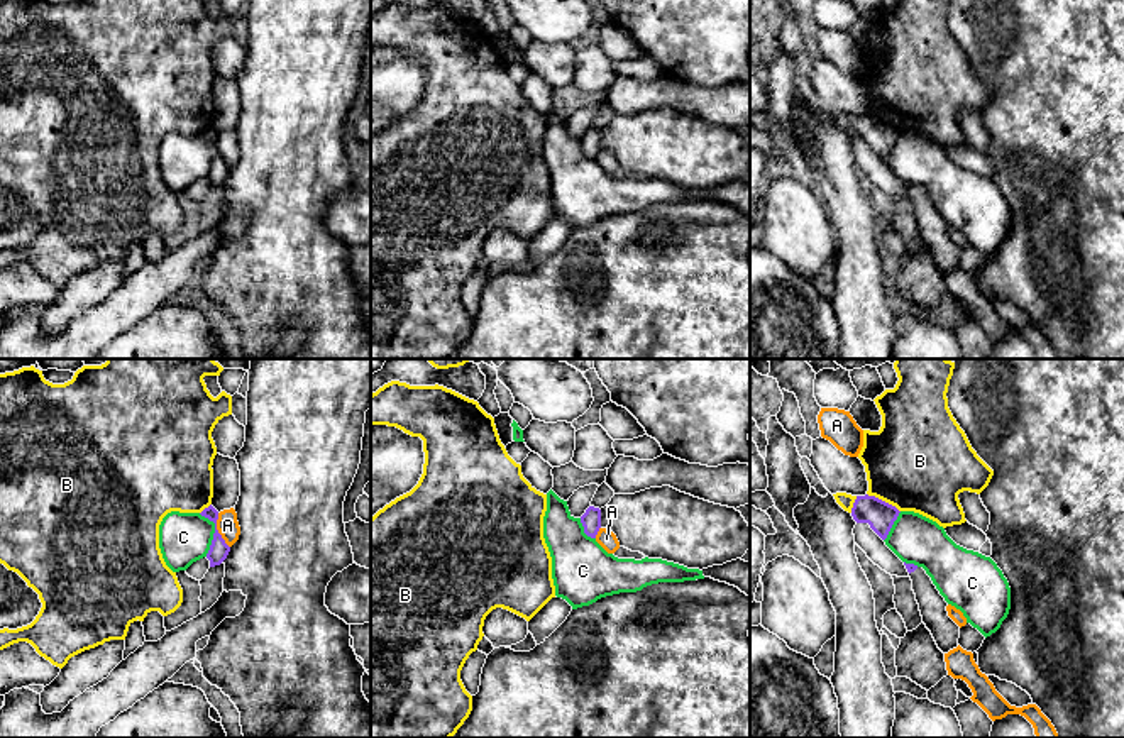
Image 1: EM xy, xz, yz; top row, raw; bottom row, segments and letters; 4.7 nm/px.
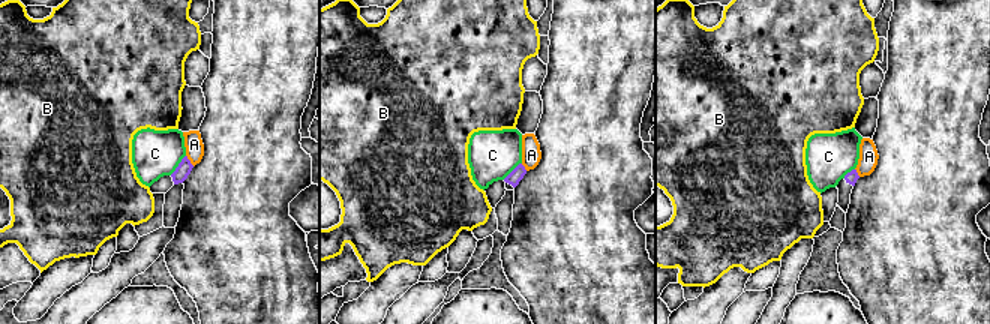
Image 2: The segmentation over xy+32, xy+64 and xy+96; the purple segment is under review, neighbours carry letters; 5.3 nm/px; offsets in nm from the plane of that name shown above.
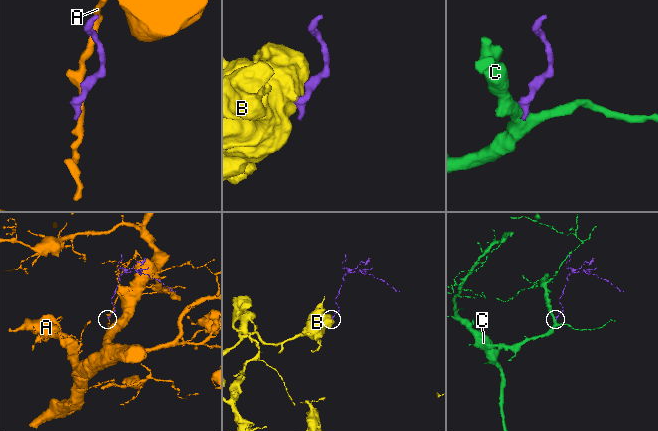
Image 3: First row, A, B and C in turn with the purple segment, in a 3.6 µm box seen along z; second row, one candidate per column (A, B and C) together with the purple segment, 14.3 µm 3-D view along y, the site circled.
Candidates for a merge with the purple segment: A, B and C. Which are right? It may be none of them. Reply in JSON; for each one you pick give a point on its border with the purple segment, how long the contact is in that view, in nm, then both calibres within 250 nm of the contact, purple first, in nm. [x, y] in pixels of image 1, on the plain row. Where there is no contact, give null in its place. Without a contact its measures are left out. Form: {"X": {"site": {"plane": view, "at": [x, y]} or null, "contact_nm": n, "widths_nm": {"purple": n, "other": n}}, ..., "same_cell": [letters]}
{"same_cell": []}

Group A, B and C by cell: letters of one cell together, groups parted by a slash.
A / B / C

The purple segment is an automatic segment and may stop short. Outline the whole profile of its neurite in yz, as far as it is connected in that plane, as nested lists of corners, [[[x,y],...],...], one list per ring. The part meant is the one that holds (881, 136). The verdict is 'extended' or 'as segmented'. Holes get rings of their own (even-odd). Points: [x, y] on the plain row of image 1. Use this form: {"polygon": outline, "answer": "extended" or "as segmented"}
{"polygon": [[[857,117],[851,137],[857,144],[868,144],[870,149],[885,161],[894,142],[899,137],[899,130],[875,117]]], "answer": "as segmented"}

